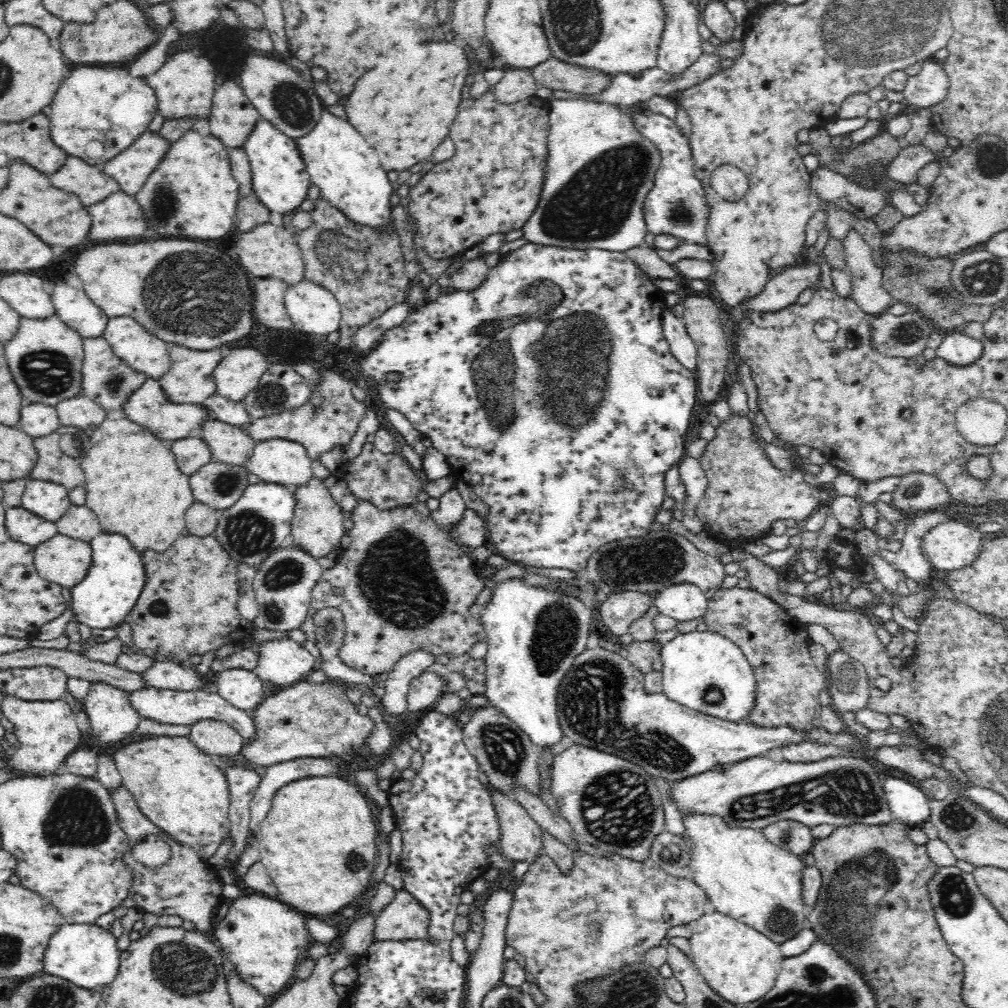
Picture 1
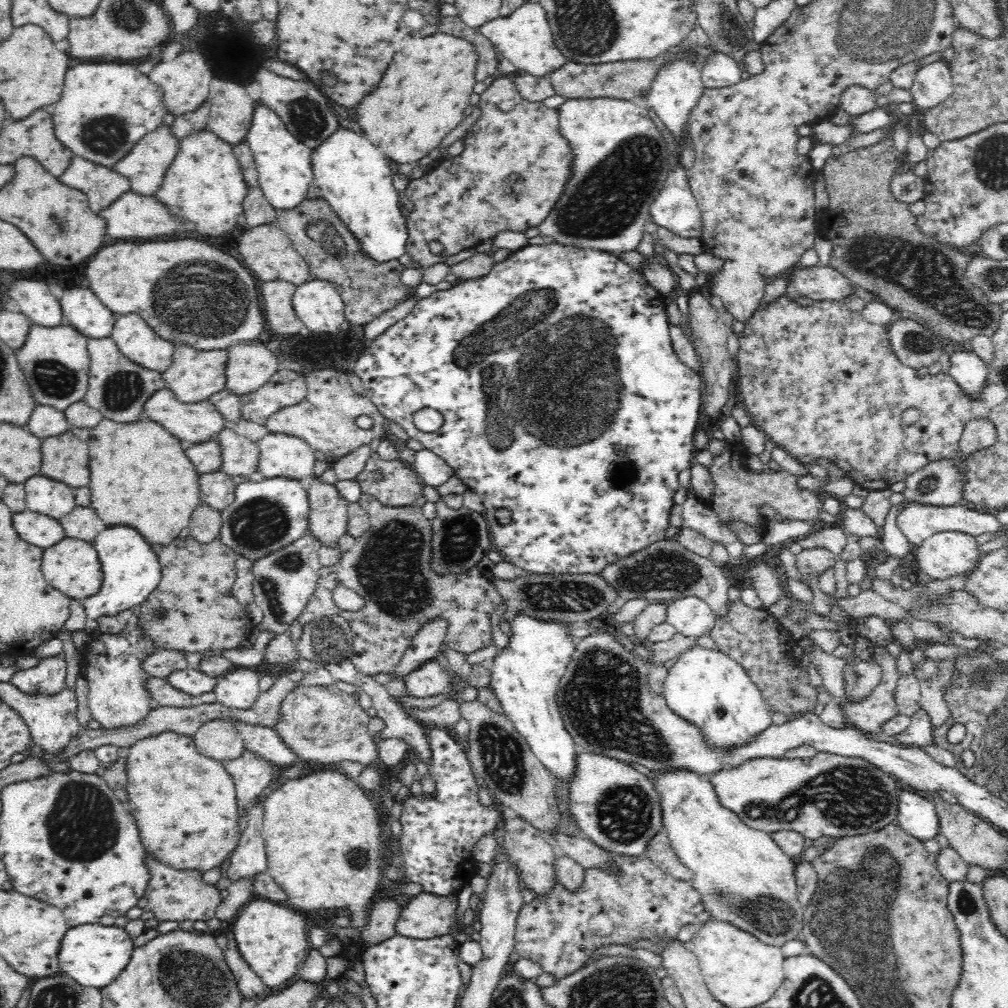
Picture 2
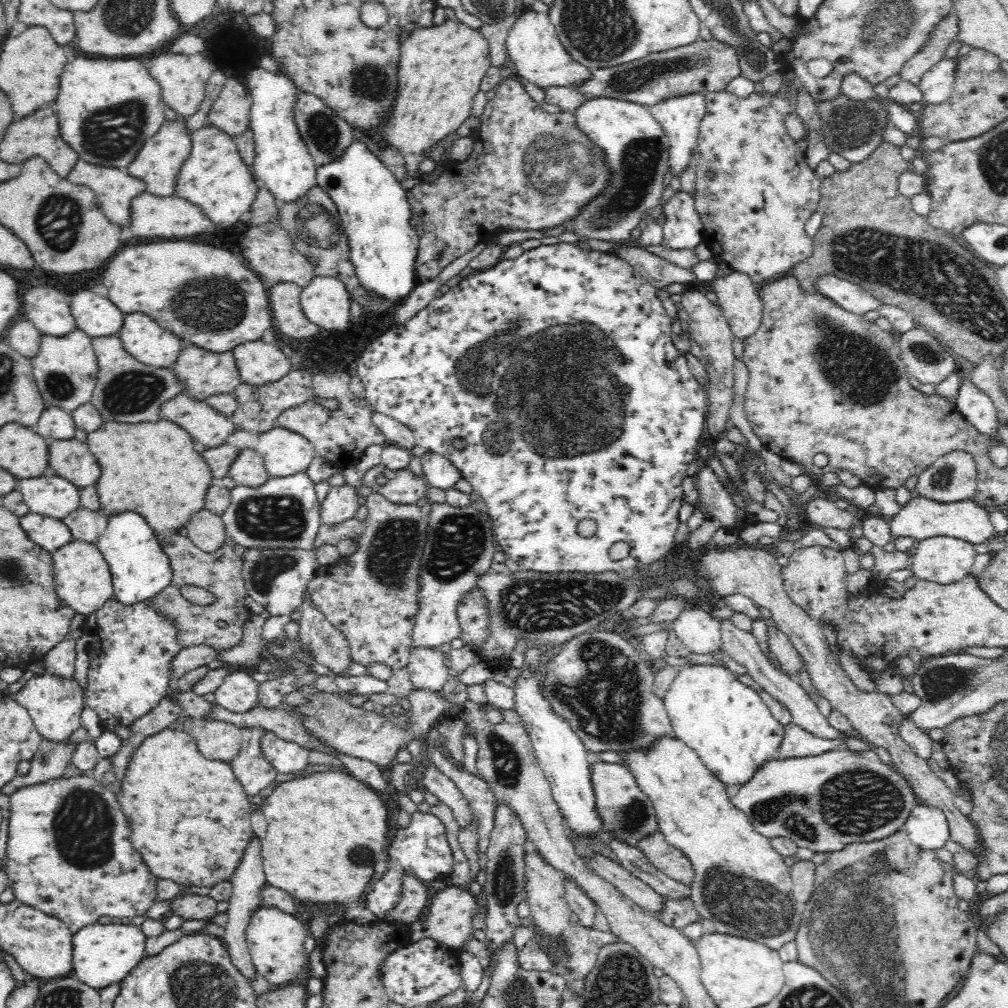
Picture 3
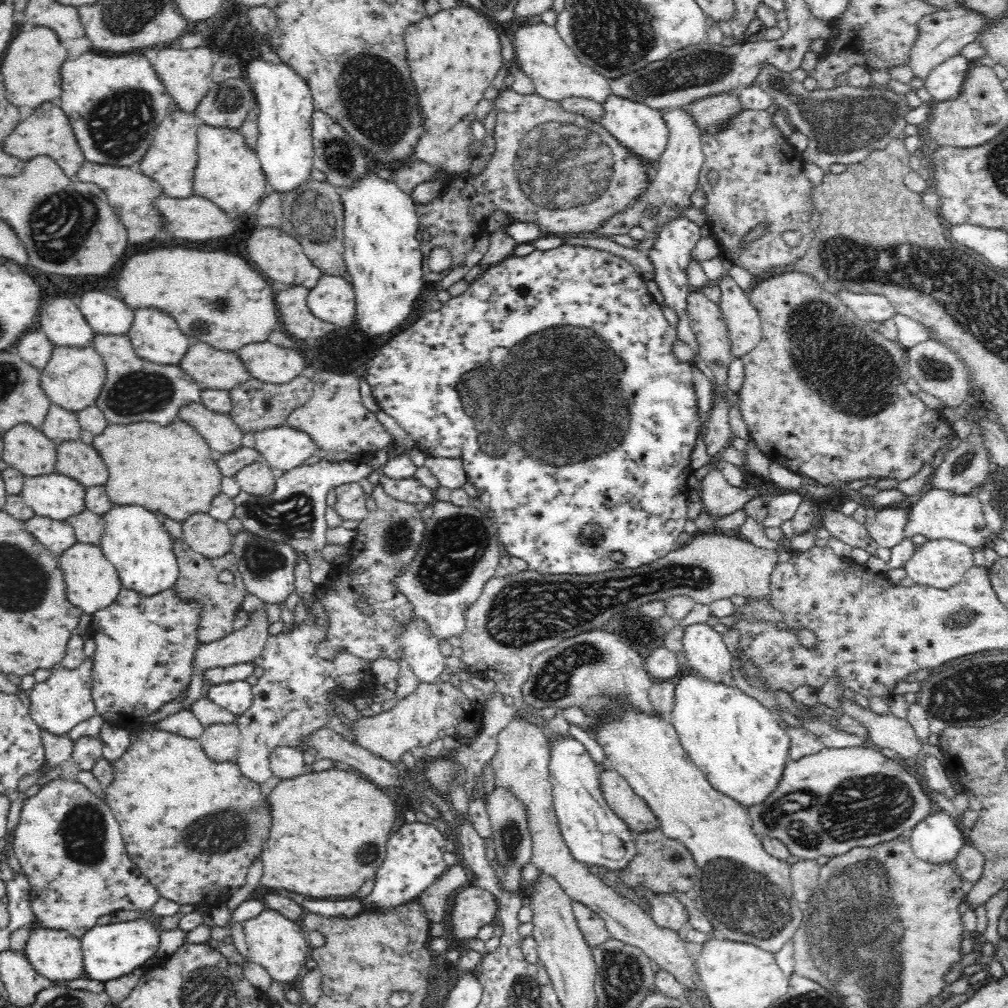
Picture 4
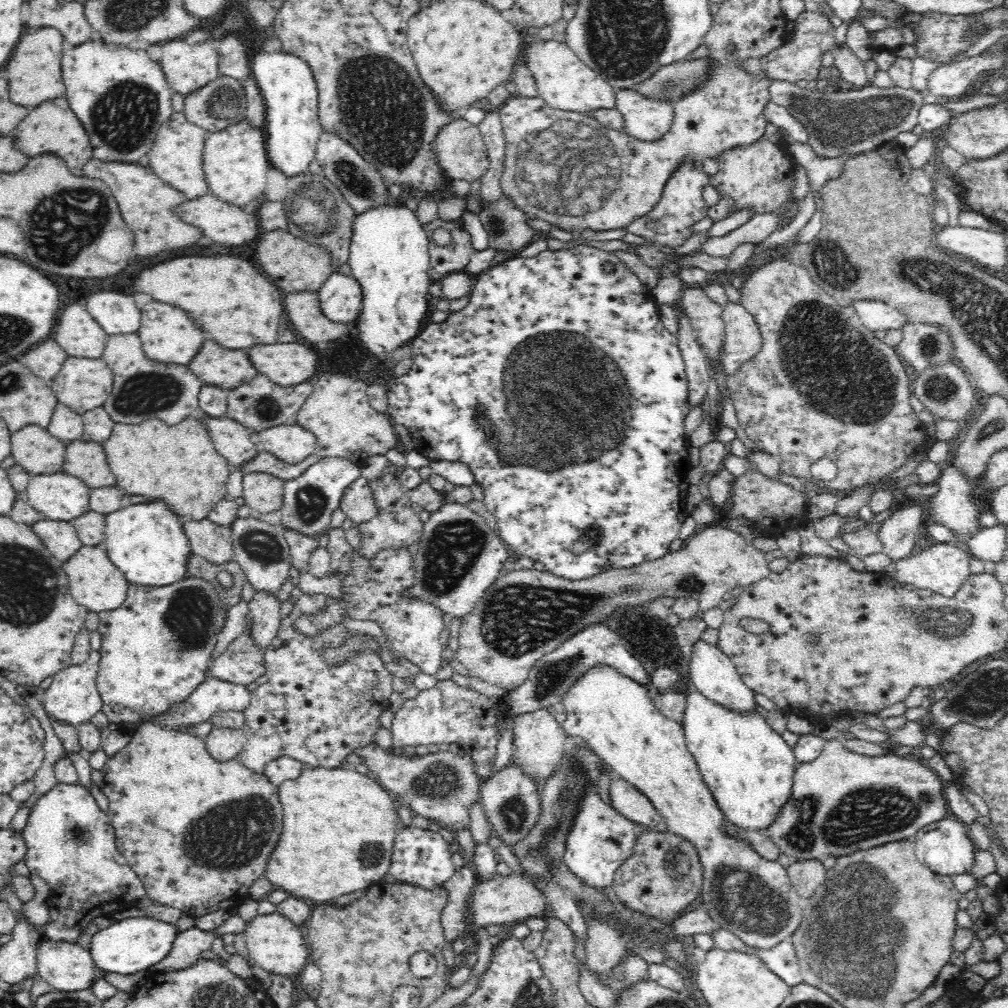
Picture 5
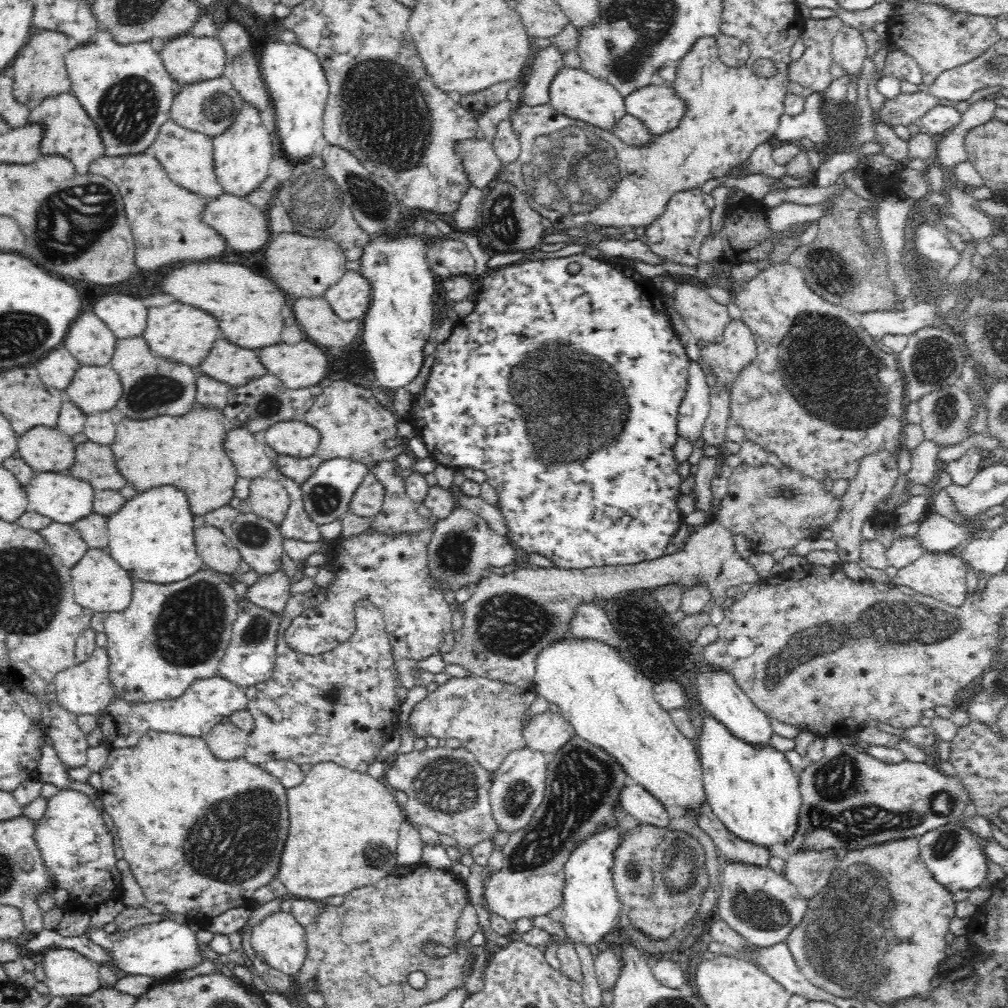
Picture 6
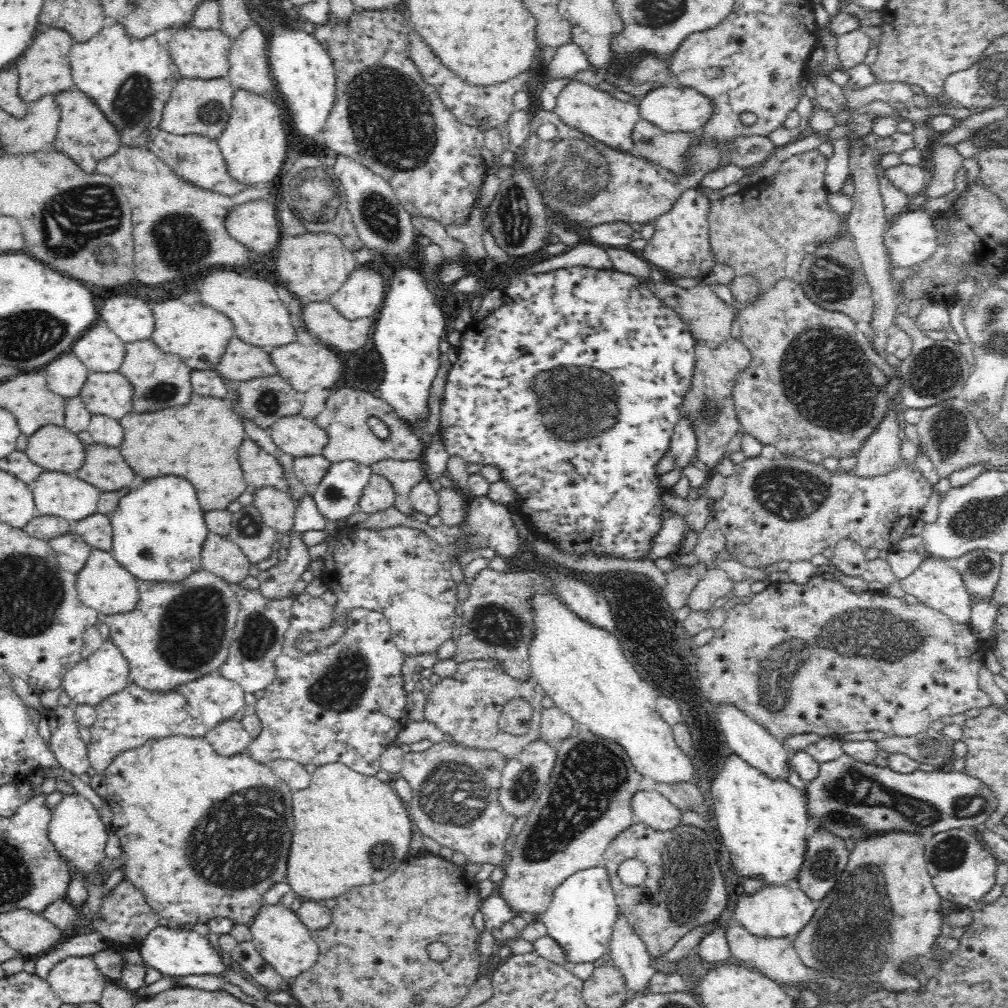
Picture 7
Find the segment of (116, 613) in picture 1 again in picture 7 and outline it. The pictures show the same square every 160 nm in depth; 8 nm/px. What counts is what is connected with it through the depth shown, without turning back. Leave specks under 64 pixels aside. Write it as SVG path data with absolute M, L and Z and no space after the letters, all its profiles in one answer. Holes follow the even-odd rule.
M160 476L144 482L142 486L135 484L129 493L119 498L118 506L108 518L113 529L112 556L138 580L175 583L202 569L202 544L210 531L205 524L205 513L198 503L196 490L188 480L178 476Z

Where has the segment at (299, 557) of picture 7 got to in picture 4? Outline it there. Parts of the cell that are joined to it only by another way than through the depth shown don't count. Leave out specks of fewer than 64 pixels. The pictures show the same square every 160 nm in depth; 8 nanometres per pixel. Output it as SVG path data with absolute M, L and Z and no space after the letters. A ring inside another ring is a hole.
M264 606L249 613L247 625L217 641L200 644L194 658L194 668L203 671L216 666L233 666L244 662L254 662L264 650L270 620Z

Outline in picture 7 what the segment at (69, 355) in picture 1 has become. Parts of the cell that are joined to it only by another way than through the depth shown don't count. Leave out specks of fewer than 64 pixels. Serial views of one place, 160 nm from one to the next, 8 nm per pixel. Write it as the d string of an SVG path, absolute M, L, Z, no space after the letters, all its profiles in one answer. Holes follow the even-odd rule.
M119 370L89 371L79 398L88 412L108 416L116 421L133 411L133 386Z

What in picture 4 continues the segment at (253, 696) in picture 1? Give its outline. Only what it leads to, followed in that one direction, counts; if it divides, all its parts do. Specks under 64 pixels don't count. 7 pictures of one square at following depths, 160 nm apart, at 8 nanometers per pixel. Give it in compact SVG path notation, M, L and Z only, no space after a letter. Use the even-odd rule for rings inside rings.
M247 681L209 684L208 694L205 697L239 716L252 706L252 685Z

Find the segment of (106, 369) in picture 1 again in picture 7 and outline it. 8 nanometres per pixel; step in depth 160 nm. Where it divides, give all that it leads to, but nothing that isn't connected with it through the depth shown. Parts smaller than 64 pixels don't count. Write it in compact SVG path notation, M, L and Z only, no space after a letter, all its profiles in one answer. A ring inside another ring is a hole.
M152 339L126 343L124 350L126 354L119 371L133 386L133 411L145 413L164 410L190 400L190 394L194 394L190 378L192 370L182 362L180 356L161 351Z

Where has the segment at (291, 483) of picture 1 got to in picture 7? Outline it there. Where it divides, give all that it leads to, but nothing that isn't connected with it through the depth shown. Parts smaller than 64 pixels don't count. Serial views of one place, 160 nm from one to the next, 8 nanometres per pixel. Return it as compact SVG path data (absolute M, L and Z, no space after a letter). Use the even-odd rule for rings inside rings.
M296 414L280 418L268 429L279 451L294 457L322 455L328 434L314 420Z

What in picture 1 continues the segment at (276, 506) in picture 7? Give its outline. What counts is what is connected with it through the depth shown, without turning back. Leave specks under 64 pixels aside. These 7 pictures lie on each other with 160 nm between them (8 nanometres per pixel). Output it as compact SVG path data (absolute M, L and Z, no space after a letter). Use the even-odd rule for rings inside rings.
M209 419L197 433L211 449L212 462L245 467L257 442L240 427Z

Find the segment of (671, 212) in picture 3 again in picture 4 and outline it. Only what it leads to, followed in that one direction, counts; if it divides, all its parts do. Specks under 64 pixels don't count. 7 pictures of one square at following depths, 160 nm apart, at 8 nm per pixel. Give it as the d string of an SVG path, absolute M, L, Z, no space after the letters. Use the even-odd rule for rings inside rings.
M682 217L678 218L678 220L668 222L655 236L657 237L655 245L650 250L647 250L655 268L653 280L658 285L662 296L664 296L665 304L672 308L678 315L677 338L685 342L695 354L699 354L698 343L696 343L694 331L692 331L692 327L690 326L688 313L686 313L688 295L691 293L691 284L688 282L688 277L686 276L686 268L688 268L691 260L692 250L694 250L698 240L702 238L700 236L700 226L690 221L687 217Z

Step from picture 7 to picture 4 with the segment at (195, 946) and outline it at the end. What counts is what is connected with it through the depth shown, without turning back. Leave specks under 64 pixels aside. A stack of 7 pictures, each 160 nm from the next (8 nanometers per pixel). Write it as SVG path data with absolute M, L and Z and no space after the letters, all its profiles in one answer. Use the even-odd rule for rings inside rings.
M141 918L106 924L90 928L81 938L82 957L84 957L85 977L106 982L134 972L150 960L159 949L161 932L156 925Z

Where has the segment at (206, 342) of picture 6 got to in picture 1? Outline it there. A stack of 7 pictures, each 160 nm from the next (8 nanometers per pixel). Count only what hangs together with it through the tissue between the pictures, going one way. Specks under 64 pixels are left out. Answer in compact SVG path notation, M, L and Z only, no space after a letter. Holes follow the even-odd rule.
M131 316L109 317L103 337L114 354L136 372L157 381L168 372L168 344L148 334Z

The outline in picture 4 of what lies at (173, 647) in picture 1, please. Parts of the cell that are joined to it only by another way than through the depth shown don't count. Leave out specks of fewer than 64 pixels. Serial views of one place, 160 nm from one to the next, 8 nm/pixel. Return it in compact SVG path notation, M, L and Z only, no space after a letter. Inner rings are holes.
M174 539L174 552L179 566L179 576L176 581L174 593L184 599L202 603L199 626L196 630L196 638L201 644L220 640L228 636L233 631L232 625L236 612L242 607L242 600L248 593L243 583L243 579L238 574L236 557L232 552L227 552L224 556L216 558L206 558L203 554L192 550L192 547L183 539ZM222 570L230 570L234 574L233 583L220 583L218 574Z

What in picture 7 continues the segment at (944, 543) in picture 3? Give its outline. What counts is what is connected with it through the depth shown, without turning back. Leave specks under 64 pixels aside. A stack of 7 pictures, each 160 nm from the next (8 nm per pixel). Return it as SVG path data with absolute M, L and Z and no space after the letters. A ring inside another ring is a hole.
M926 556L920 566L910 576L900 582L903 590L915 596L917 600L942 614L948 615L954 623L964 624L971 617L971 598L962 580L961 574L948 565L948 560Z

